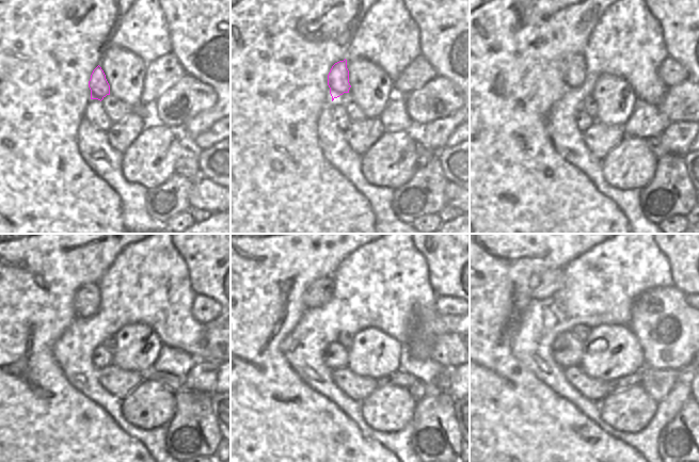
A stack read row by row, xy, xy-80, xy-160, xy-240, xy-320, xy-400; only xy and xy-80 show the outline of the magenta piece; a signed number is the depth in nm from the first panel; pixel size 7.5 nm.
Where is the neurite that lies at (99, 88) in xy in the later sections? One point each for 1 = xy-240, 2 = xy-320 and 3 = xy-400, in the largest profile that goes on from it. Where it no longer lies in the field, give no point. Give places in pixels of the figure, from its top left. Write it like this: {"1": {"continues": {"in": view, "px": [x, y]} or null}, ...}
{"1": {"continues": {"in": "xy-240", "px": [86, 299]}}, "2": {"continues": {"in": "xy-320", "px": [319, 291]}}, "3": {"continues": {"in": "xy-400", "px": [544, 285]}}}

